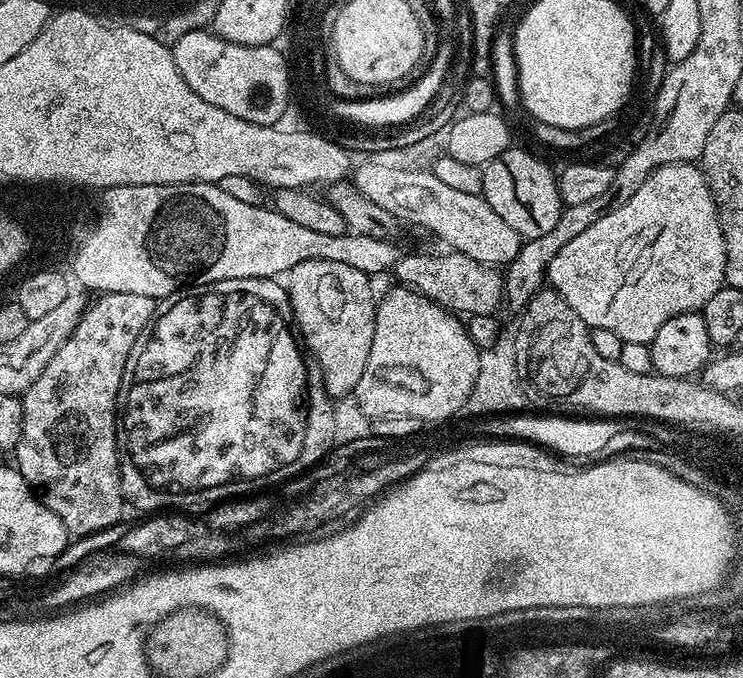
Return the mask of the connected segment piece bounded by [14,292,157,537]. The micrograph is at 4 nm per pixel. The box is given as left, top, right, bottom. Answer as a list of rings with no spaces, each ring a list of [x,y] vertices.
[[[106,292],[97,295],[95,299],[84,309],[82,318],[78,322],[78,326],[74,326],[70,338],[66,338],[66,342],[62,342],[62,346],[58,346],[58,354],[54,354],[54,358],[50,358],[50,362],[46,362],[46,370],[42,370],[42,374],[38,374],[36,381],[28,387],[27,392],[23,393],[24,421],[22,422],[22,438],[14,450],[14,457],[16,456],[14,467],[22,474],[22,478],[26,478],[26,482],[31,486],[33,492],[36,493],[36,497],[50,510],[54,510],[54,514],[58,514],[58,518],[62,518],[66,530],[73,537],[92,536],[95,532],[104,532],[107,528],[114,527],[124,516],[126,501],[124,499],[124,491],[120,485],[122,461],[120,452],[116,449],[120,387],[122,386],[122,378],[126,370],[126,358],[130,358],[130,350],[134,350],[142,330],[150,323],[152,315],[156,313],[157,305],[157,301],[146,298],[146,294],[130,294],[129,292],[126,294]]]

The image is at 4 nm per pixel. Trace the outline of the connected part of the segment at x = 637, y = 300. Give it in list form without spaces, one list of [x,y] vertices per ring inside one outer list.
[[[695,163],[671,164],[654,170],[654,174],[650,174],[650,178],[646,178],[646,182],[642,182],[642,186],[638,186],[638,190],[634,194],[634,198],[630,198],[630,202],[618,206],[618,210],[610,210],[610,214],[606,214],[606,218],[598,218],[598,222],[594,222],[594,226],[589,226],[587,230],[582,230],[582,234],[578,234],[578,238],[566,242],[566,246],[562,246],[562,250],[558,250],[558,254],[554,254],[554,262],[550,262],[546,280],[551,287],[556,289],[557,294],[571,306],[574,314],[578,314],[578,318],[582,318],[582,322],[587,324],[589,329],[611,330],[614,334],[618,334],[618,338],[622,338],[624,342],[642,342],[651,345],[654,334],[658,334],[658,330],[662,330],[662,322],[666,322],[678,314],[700,312],[704,304],[710,302],[710,298],[714,298],[714,294],[718,294],[720,288],[725,287],[725,270],[726,242],[708,179],[704,177],[704,169]]]

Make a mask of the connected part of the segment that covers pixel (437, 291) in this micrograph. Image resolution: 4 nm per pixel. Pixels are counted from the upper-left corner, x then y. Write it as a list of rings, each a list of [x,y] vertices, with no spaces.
[[[440,250],[433,256],[427,256],[420,252],[417,256],[401,255],[397,259],[394,269],[396,275],[395,283],[405,288],[412,288],[415,292],[421,292],[426,298],[430,298],[436,304],[442,304],[445,308],[456,314],[467,314],[468,316],[490,316],[497,310],[496,307],[504,300],[504,277],[497,269],[488,264],[474,262],[474,258],[466,258],[466,254],[455,250]]]

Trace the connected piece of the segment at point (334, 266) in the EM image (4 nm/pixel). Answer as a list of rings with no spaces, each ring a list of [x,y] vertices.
[[[329,260],[298,262],[286,273],[295,327],[311,359],[321,367],[325,389],[333,398],[351,397],[355,393],[370,358],[378,300],[375,295],[372,297],[372,284],[368,280],[371,280],[369,273],[354,270],[346,262]]]

